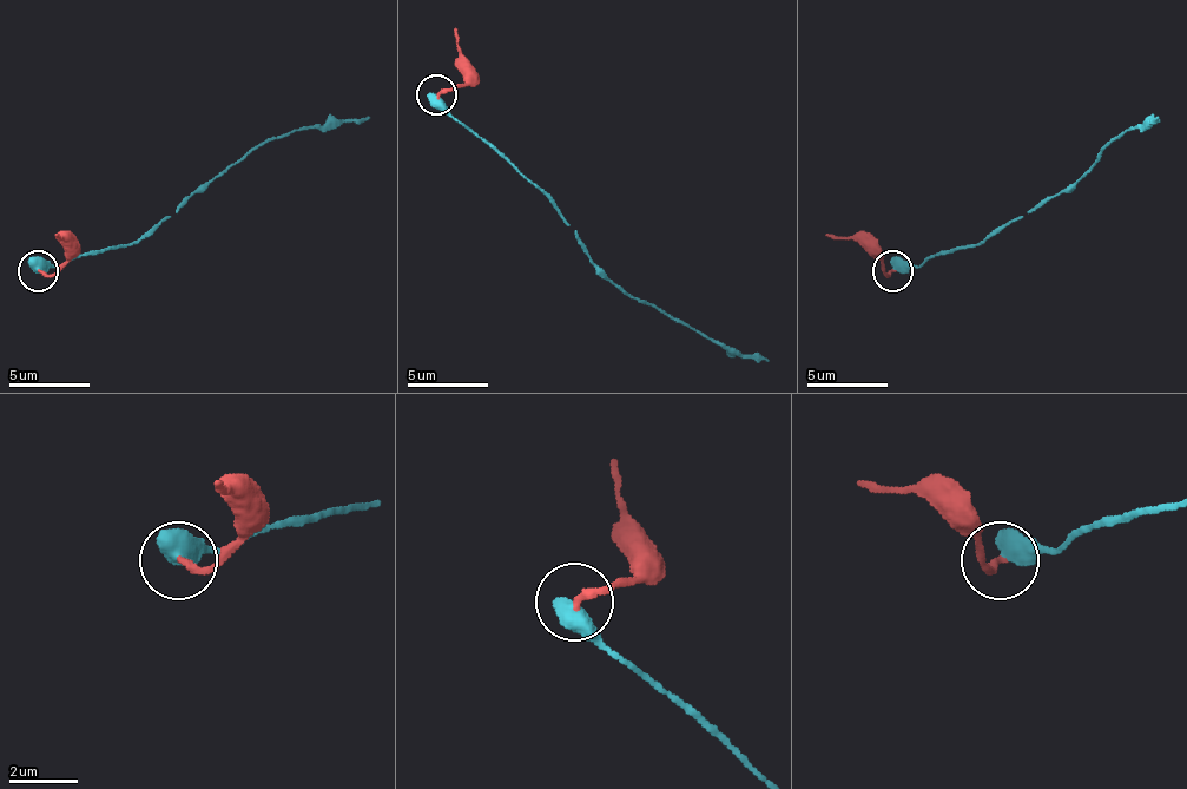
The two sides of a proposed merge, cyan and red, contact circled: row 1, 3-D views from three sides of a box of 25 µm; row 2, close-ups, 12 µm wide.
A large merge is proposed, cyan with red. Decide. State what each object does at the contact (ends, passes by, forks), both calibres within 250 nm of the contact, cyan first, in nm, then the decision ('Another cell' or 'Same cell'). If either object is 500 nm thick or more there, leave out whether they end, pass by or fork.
Thickness 650 nm (cyan) against 200 nm. Another cell

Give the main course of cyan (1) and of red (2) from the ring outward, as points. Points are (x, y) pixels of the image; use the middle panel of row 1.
1: (437, 93), (446, 110), (486, 138), (531, 182), (619, 287), (727, 347), (767, 360)
2: (437, 93), (466, 81), (454, 30)

